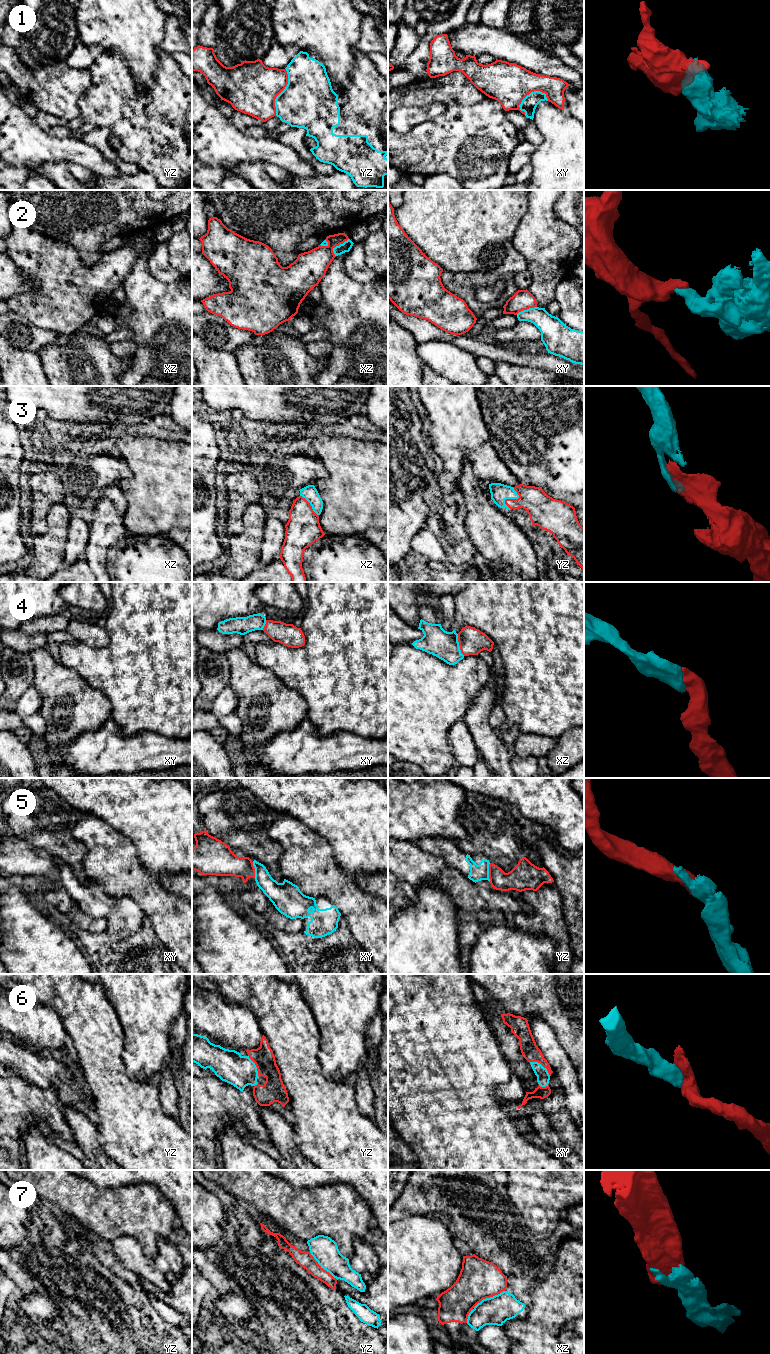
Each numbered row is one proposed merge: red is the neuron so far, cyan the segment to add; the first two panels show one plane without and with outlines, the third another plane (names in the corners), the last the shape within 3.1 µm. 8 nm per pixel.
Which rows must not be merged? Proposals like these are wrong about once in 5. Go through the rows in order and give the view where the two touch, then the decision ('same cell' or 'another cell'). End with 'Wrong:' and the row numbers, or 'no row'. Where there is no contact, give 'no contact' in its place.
1: yz | another cell
2: xz | another cell
3: yz | same cell
4: xz | same cell
5: yz | another cell
6: xy | same cell
7: yz | another cell
Wrong: 1, 2, 5, 7

